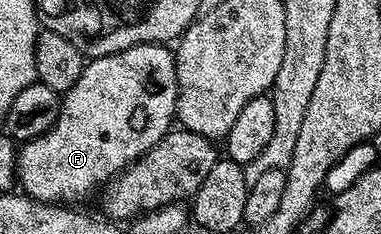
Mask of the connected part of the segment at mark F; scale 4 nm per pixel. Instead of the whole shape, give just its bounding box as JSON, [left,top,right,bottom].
[16,44,177,204]

